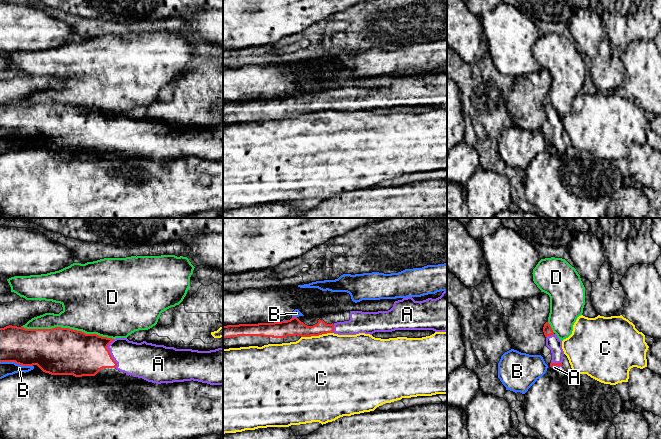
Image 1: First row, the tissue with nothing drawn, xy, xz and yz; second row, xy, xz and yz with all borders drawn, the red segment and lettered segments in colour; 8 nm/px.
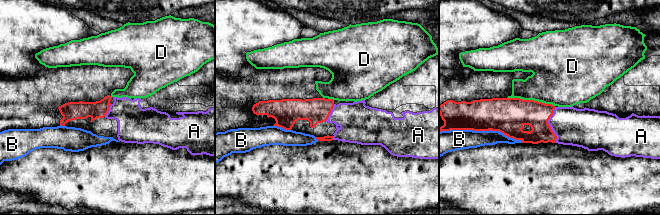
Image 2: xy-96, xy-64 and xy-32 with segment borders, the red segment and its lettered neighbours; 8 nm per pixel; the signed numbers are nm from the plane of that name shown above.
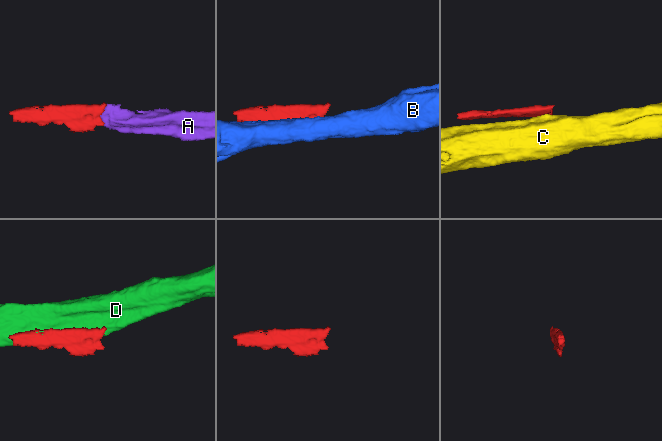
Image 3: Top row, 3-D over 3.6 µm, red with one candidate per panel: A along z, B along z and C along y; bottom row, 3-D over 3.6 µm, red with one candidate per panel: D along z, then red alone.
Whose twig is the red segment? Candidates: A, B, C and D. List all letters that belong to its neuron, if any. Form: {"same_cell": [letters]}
{"same_cell": ["A"]}

